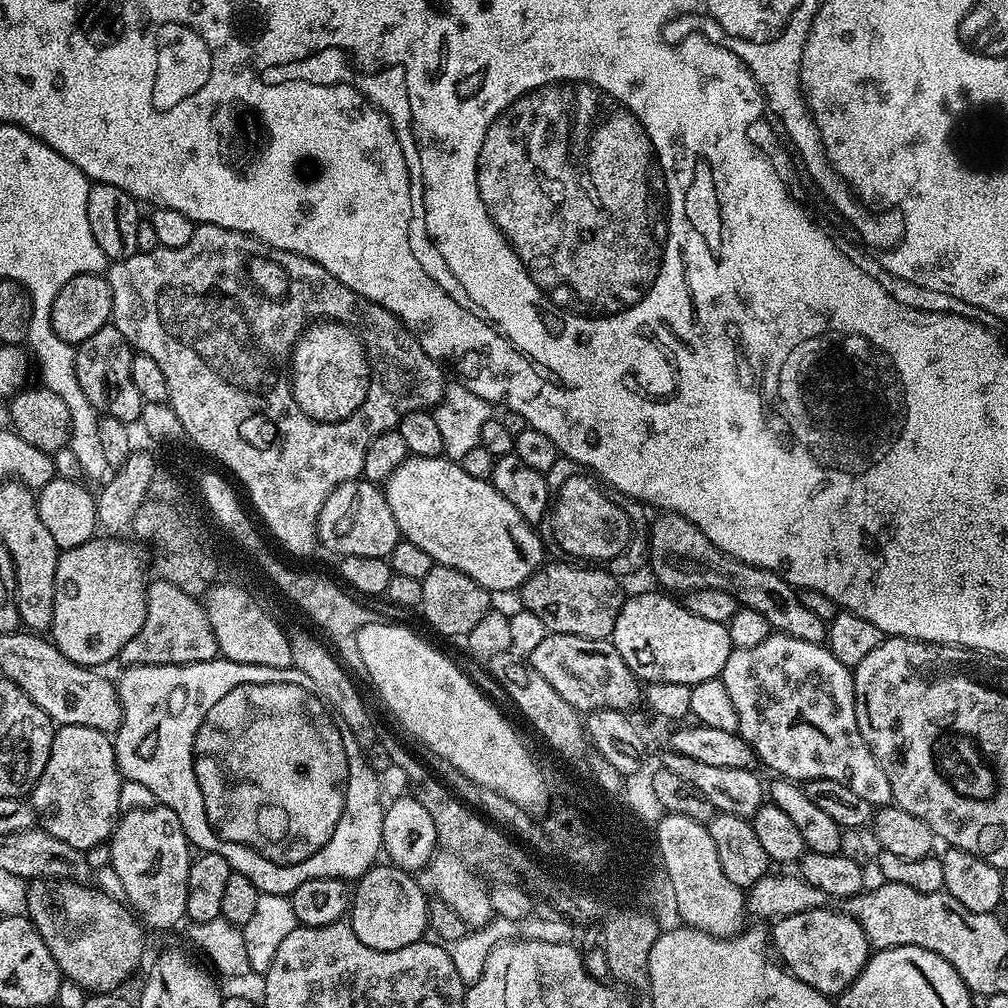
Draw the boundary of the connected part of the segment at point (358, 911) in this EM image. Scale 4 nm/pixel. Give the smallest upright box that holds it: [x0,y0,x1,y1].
[350,862,429,949]

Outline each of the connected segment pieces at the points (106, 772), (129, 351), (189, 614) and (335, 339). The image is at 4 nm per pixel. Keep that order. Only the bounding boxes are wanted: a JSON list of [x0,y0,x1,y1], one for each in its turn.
[[30,725,122,850],[75,326,142,422],[118,578,220,665],[296,324,372,418]]

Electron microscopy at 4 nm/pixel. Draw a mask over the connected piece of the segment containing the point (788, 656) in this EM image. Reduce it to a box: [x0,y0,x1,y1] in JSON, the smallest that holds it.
[722,631,892,806]

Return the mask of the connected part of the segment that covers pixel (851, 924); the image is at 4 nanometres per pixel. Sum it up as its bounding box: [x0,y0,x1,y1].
[770,908,870,998]

